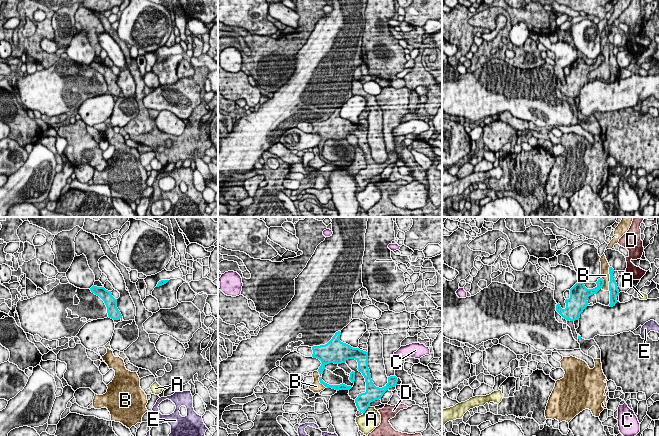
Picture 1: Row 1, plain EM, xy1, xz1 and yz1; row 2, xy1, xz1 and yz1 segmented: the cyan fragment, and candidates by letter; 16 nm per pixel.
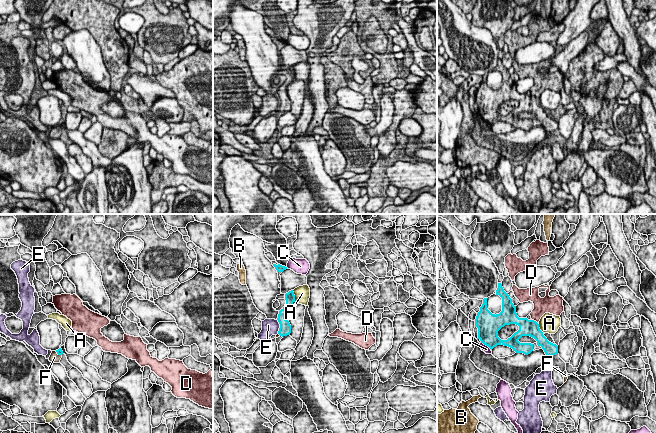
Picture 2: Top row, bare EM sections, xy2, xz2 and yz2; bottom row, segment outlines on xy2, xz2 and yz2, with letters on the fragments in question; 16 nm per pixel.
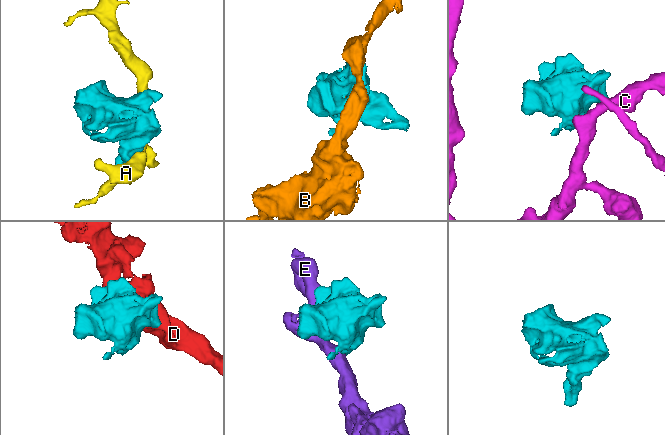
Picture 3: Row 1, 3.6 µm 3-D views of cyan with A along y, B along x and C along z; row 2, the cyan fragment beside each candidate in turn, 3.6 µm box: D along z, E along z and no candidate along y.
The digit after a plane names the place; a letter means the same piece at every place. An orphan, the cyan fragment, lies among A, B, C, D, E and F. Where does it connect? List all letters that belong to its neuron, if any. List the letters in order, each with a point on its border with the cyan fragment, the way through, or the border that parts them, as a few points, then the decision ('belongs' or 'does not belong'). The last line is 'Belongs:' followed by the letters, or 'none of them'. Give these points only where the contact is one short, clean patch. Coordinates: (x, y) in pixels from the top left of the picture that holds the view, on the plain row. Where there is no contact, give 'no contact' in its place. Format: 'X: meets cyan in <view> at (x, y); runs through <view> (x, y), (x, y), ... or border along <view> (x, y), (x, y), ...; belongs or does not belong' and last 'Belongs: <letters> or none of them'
A: meets cyan in xz2 at (294, 72); does not belong
B: meets cyan in yz1 at (609, 49); does not belong
C: meets cyan in yz2 at (486, 121); border along yz2 (481, 118), (491, 125); does not belong
D: meets cyan in yz2 at (535, 97); border along yz2 (532, 95), (537, 99); does not belong
E: meets cyan in xz2 at (280, 102); border along xz2 (277, 95), (279, 100), (278, 109); does not belong
F: meets cyan in xy2 at (58, 130); runs through xy2 (59, 127), (58, 130), (54, 133); belongs
Belongs: F

